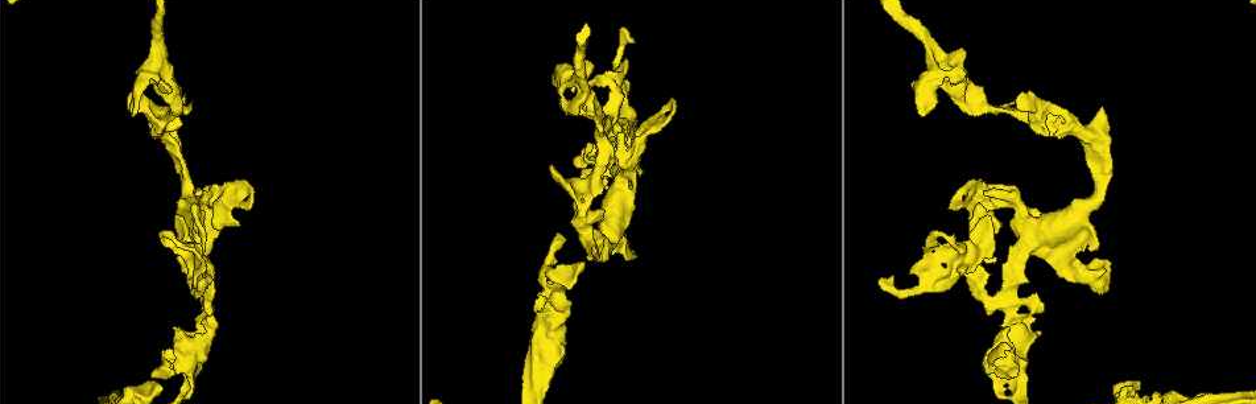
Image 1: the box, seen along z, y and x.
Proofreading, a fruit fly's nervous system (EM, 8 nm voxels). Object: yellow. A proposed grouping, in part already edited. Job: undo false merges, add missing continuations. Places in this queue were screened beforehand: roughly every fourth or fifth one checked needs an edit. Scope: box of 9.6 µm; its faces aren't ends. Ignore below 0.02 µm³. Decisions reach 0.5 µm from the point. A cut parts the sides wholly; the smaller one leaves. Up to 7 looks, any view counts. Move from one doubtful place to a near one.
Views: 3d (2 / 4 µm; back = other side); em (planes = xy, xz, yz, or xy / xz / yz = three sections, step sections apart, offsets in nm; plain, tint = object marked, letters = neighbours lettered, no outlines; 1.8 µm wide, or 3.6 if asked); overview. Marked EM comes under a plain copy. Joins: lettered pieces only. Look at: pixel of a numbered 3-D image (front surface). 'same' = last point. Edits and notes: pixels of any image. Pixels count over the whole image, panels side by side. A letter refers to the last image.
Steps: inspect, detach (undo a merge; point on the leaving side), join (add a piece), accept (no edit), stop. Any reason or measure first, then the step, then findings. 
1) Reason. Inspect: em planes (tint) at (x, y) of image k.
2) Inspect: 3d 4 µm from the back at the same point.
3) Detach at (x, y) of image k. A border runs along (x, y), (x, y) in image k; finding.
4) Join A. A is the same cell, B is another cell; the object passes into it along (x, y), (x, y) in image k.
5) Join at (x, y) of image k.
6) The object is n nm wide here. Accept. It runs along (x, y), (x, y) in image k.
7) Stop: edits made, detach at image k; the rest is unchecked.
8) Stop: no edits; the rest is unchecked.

Calibre changes. Inspect: 3d 2 µm at (1065, 127) of image 1.

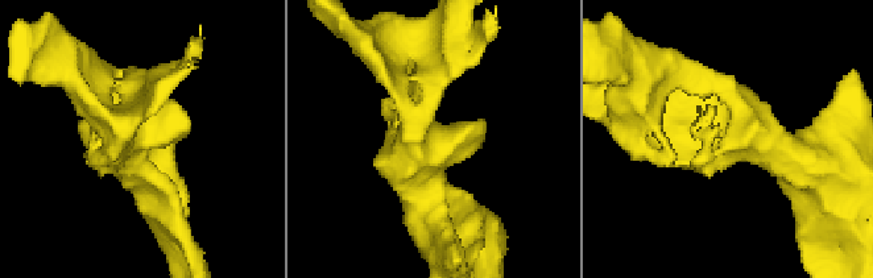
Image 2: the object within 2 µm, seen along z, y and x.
Now the EM. Inspect: em yz step 4 (tint) at (421, 141) of image 2.

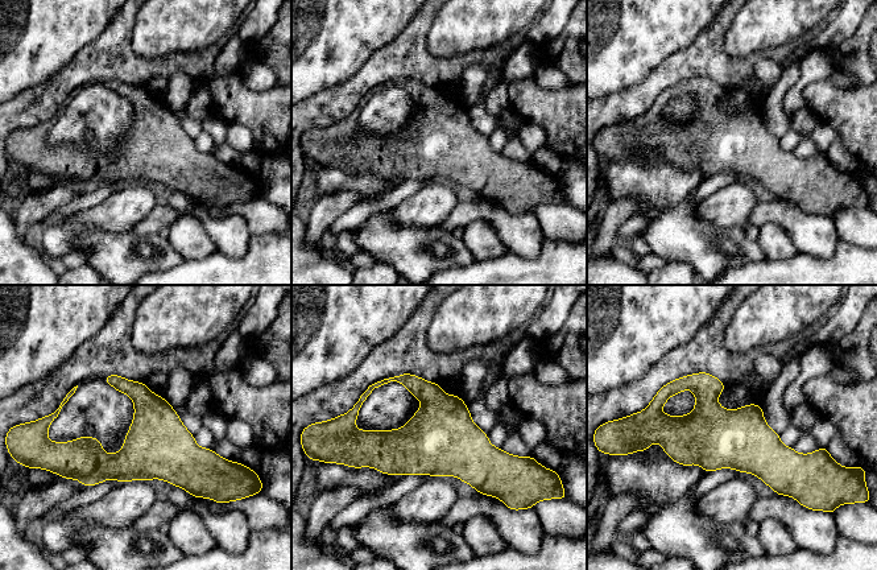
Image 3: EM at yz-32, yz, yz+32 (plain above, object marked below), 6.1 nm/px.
Cut it another way. Inspect: em planes (letters) at the same point.

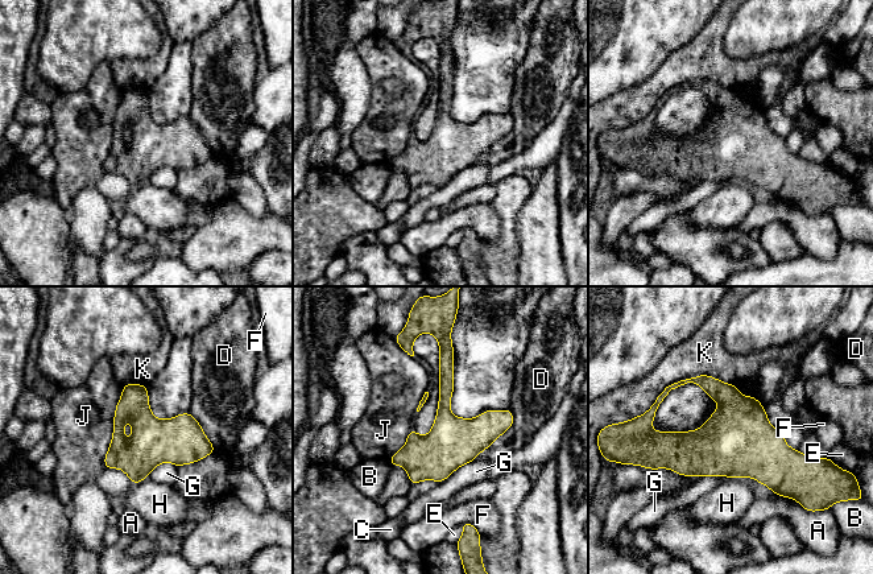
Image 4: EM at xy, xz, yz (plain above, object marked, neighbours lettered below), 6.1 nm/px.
Accept. A, B, C, D, E, F, G, H, J and K are other cells; it runs along (447, 355), (445, 444), (413, 479) in image 4; one cell here.

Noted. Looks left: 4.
Narrows sharply. Inspect: em xz step 8 (tint) at (964, 265) of image 1.

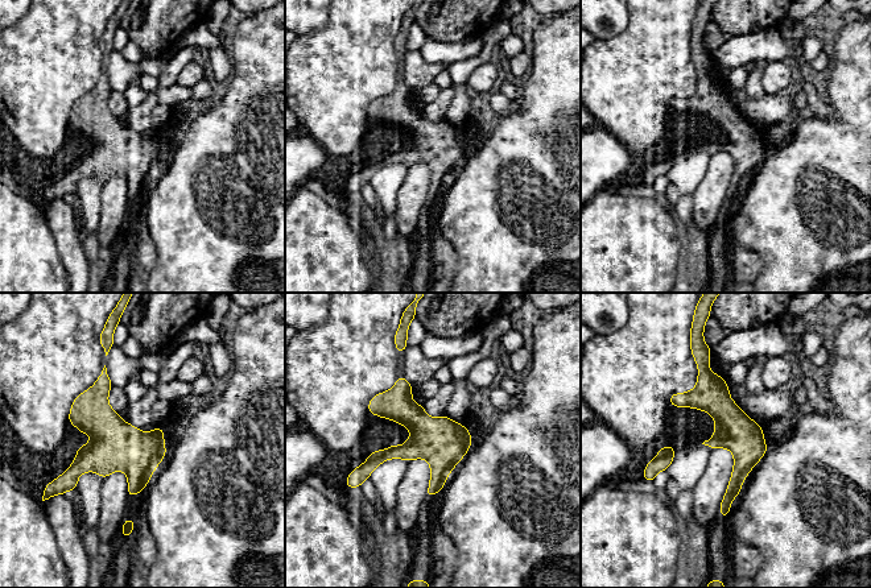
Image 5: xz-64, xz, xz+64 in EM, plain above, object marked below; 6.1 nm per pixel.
Cut it another way. Inspect: em planes (letters) at the same point.

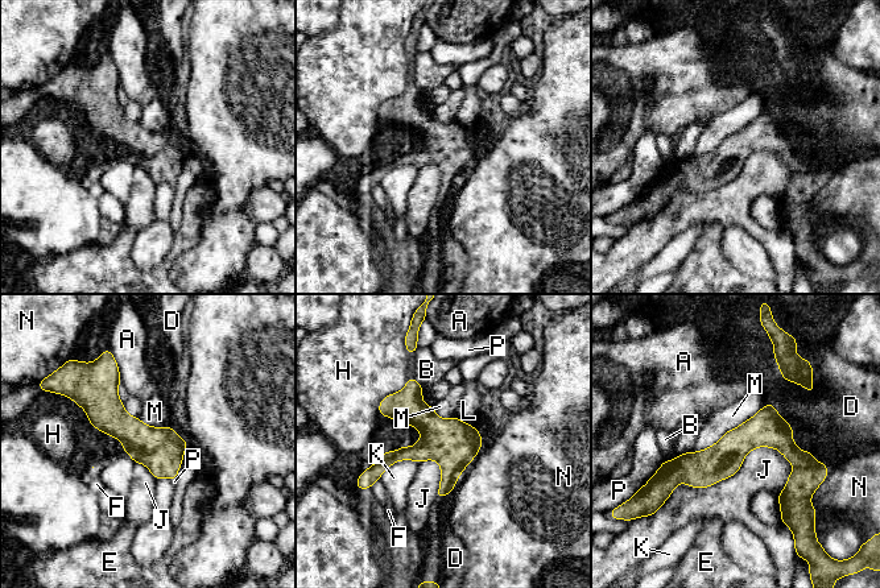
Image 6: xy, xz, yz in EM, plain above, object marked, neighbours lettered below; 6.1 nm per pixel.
The longest contact is with J, 800 nm. Accept. A, B, D, E, F, H, J, K, L, M, N and P are other cells; it runs along (814, 464), (744, 438), (665, 470) in image 6; continuous, no second cell.

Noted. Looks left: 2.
Abrupt turn. Inspect: em planes (tint) at (179, 368) of image 1.

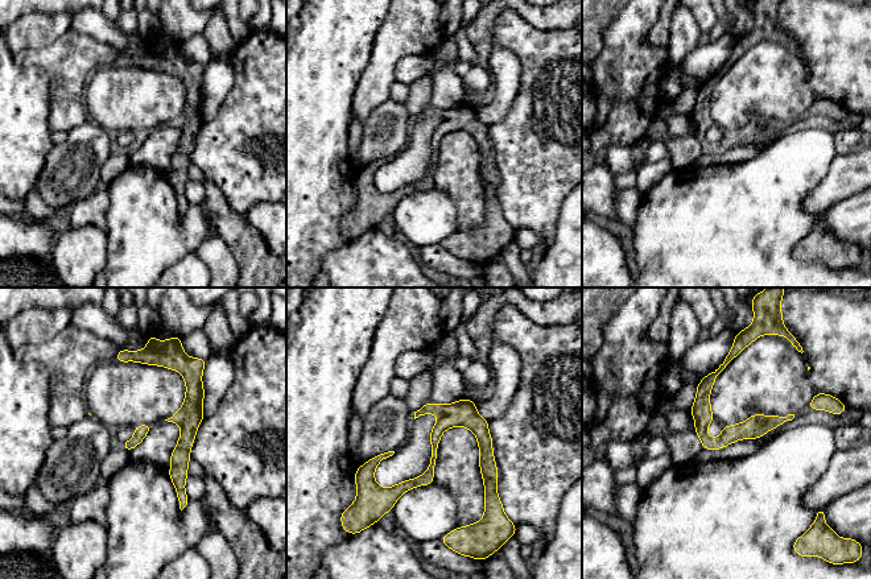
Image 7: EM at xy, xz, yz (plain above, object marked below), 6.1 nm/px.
Inspect: em planes (letters) at the same point.

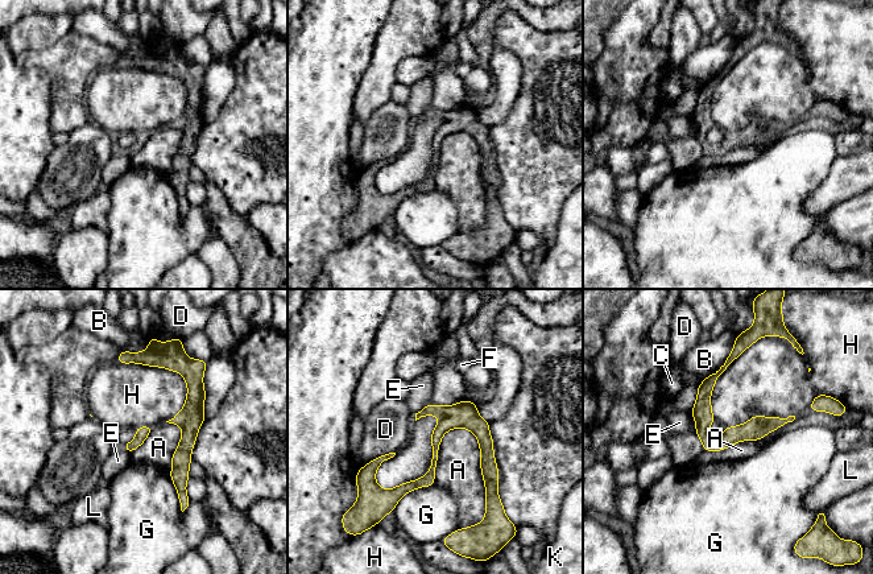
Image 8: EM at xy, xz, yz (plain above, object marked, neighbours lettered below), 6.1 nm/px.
Accept. A, B, C, D, E, F, G, H, K and L are other cells; all the same cell.

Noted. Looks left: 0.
Stop: no edits; the rest is unchecked.

